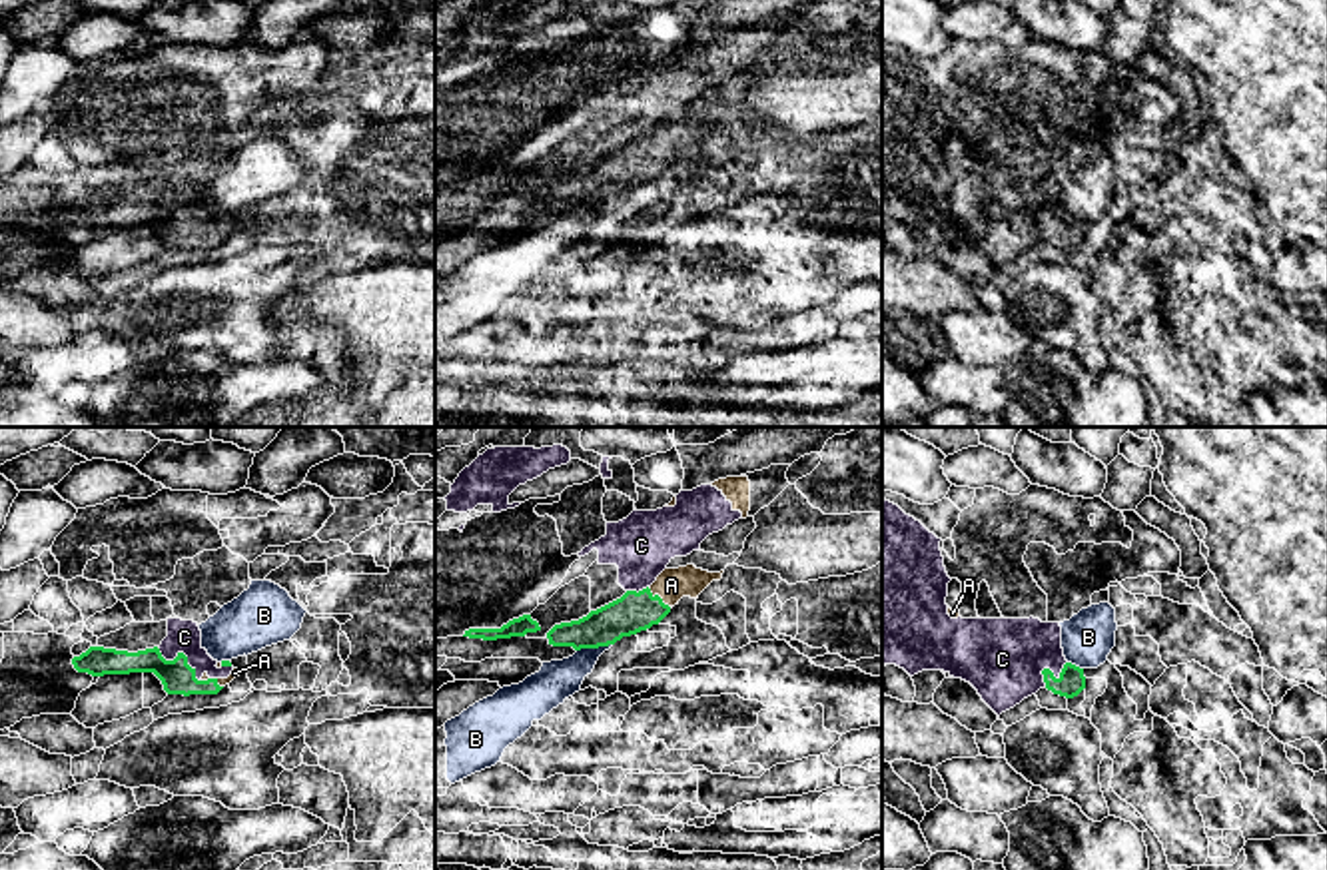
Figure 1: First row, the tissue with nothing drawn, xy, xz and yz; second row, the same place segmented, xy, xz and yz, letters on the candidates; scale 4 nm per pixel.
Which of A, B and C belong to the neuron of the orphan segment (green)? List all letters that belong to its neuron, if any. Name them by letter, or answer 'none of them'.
A

